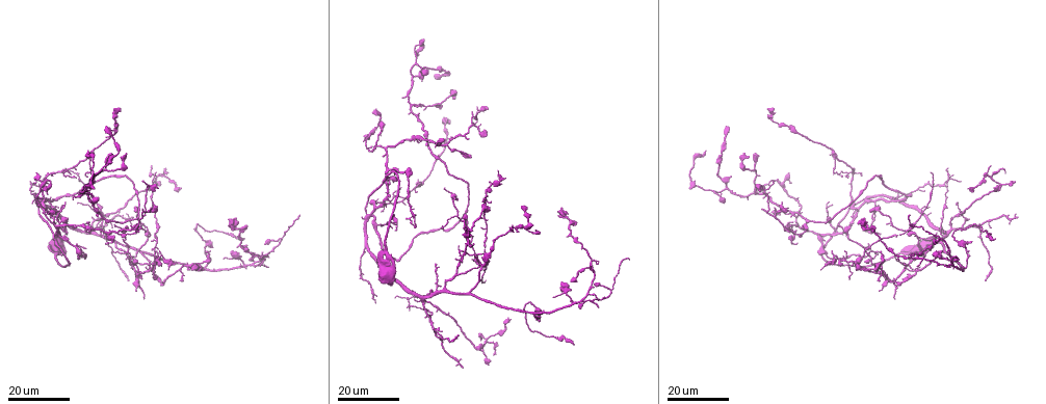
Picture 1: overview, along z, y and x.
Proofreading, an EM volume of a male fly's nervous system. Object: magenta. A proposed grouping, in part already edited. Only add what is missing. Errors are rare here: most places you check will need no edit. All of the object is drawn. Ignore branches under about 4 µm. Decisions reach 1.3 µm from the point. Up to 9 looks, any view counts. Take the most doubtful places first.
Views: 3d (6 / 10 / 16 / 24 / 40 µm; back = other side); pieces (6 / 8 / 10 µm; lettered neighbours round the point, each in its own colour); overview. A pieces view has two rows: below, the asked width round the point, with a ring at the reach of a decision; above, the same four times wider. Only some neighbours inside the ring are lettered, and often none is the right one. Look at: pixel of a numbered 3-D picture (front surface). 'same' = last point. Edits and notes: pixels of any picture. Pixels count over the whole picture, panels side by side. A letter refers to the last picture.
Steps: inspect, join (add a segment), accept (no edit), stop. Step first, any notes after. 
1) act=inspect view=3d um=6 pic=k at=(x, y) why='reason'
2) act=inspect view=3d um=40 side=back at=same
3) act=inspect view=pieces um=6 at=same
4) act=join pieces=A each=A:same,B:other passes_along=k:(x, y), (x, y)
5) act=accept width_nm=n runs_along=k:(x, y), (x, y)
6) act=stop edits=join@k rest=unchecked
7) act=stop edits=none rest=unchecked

act=inspect view=3d um=16 pic=1 at=(394, 230) why='free end'

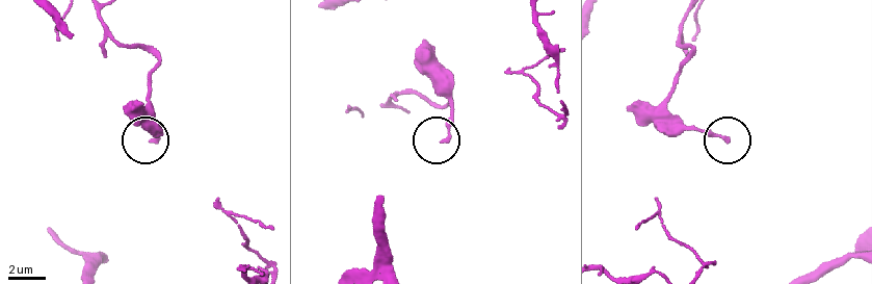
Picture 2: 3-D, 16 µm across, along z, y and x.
act=inspect view=pieces um=6 pic=2 at=(443, 142)

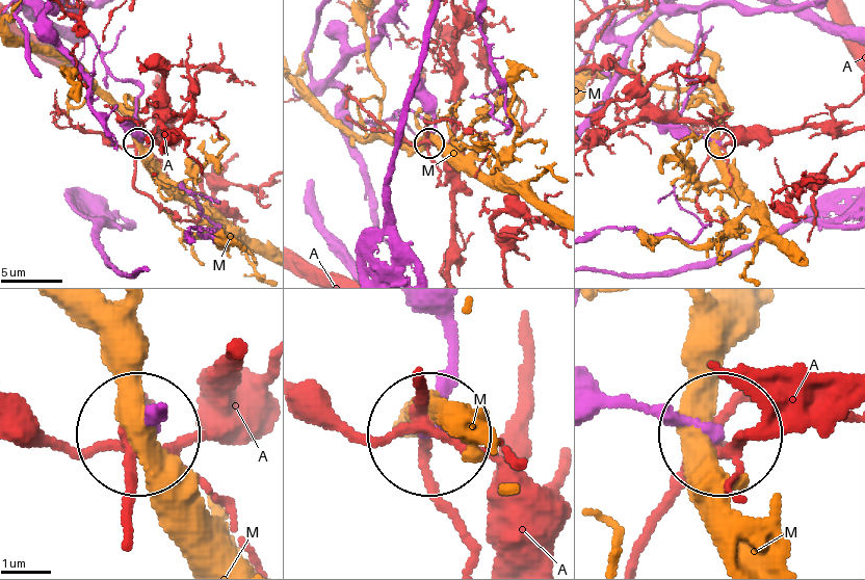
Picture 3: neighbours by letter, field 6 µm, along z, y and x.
act=accept each=A:other,M:other runs_along=3:(594, 385), (714, 430) found='none of them fits'

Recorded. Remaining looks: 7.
act=inspect view=3d um=16 pic=1 at=(628, 258) why='end of a long branch'

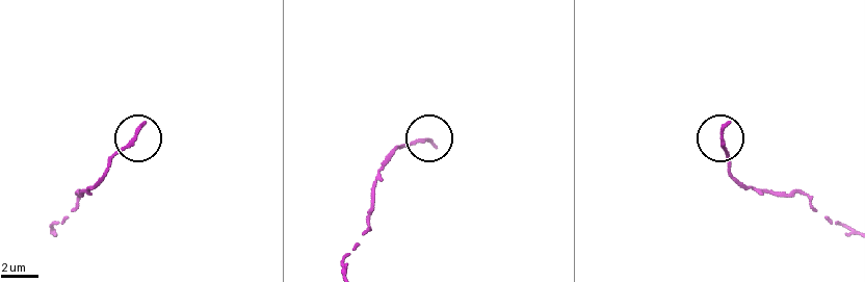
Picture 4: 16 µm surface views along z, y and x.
act=inspect view=pieces um=8 pic=4 at=(434, 144)

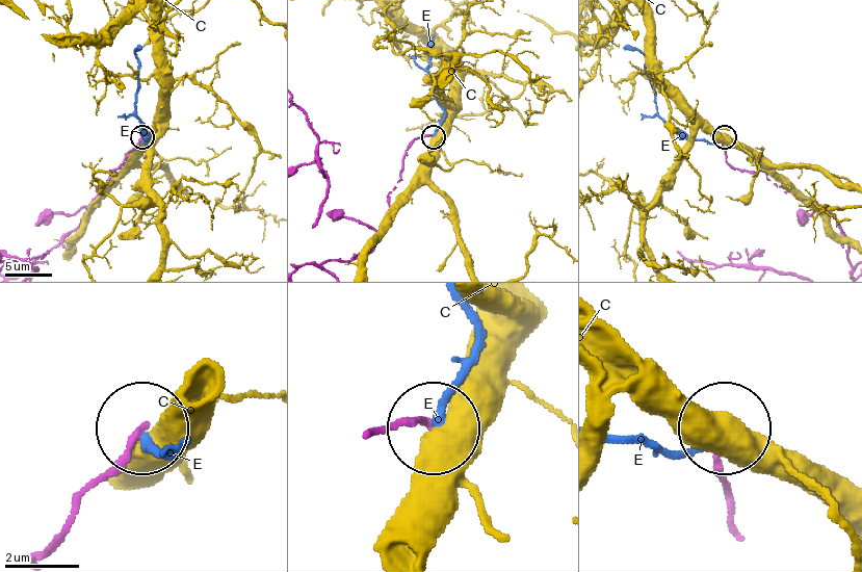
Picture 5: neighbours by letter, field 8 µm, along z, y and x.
act=accept each=C:other,E:other runs_along=5:(43, 551), (80, 495), (142, 434) found='no lettered segment goes on from it'

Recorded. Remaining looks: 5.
act=inspect view=3d um=16 pic=1 at=(462, 367) why='end of a long branch'

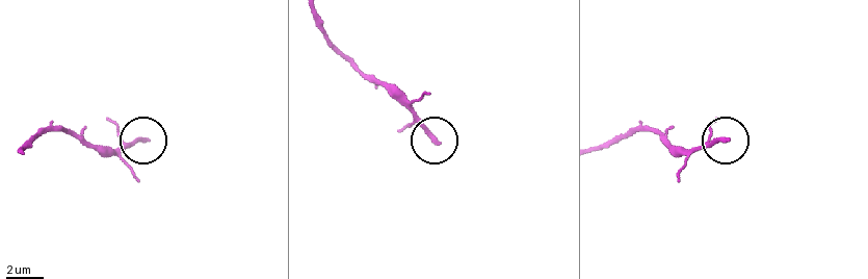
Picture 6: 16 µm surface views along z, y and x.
act=inspect view=pieces um=8 pic=6 at=(728, 138)

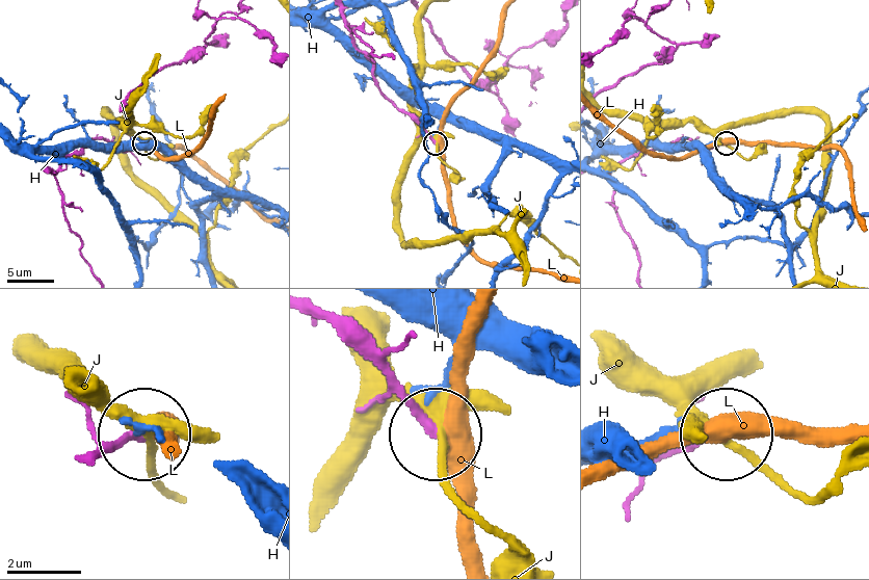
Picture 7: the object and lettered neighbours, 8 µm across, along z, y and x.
act=accept each=H:other,J:other,L:other runs_along=7:(321, 310), (429, 427) found='none of them fits'

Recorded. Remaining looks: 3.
act=inspect view=3d um=16 pic=1 at=(985, 279) why='branch stops here'

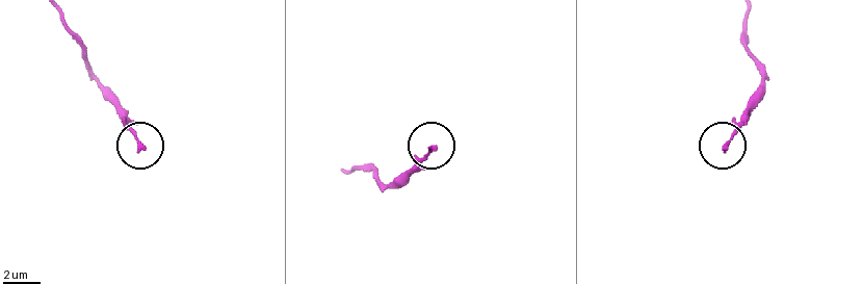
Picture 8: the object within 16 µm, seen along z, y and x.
act=inspect view=pieces um=8 pic=8 at=(140, 149)

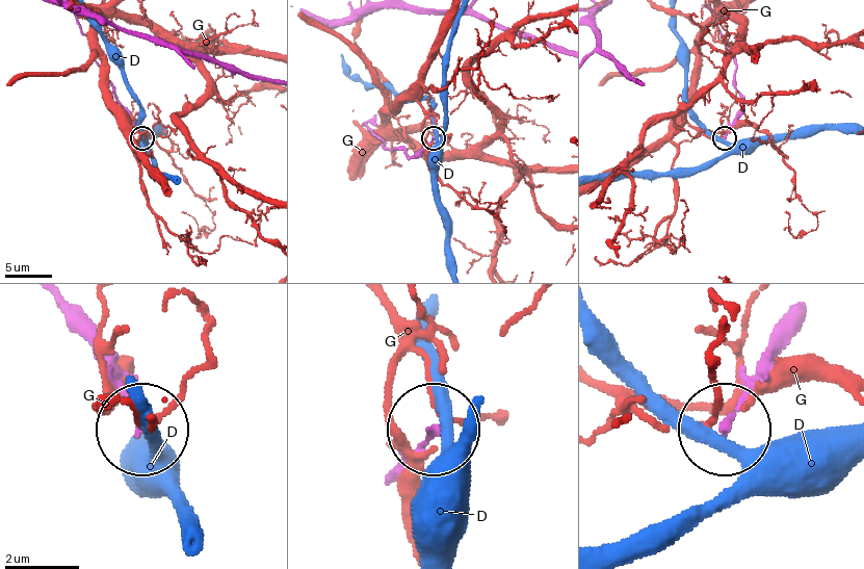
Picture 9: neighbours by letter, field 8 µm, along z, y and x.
act=accept each=D:other,G:other found='none of them fits'

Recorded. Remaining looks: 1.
act=stop edits=none rest=unchecked

